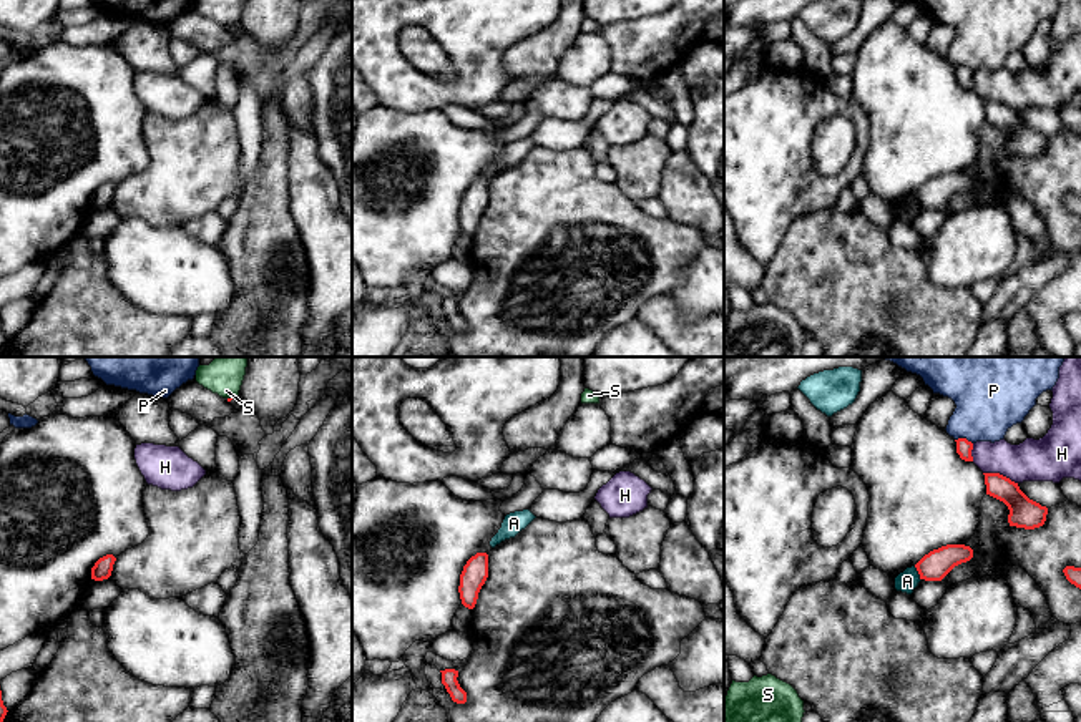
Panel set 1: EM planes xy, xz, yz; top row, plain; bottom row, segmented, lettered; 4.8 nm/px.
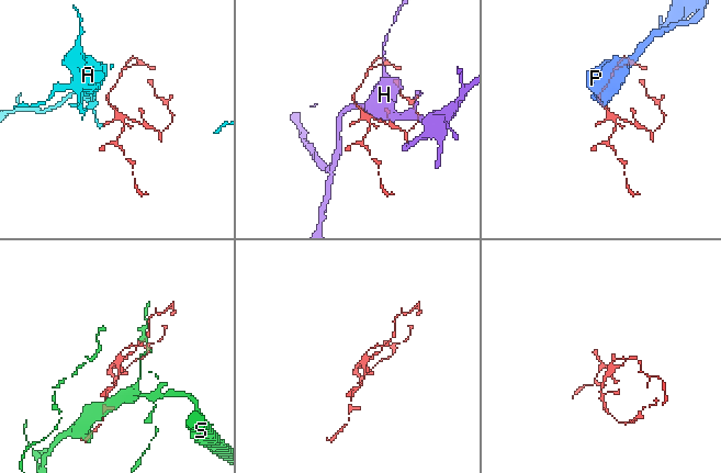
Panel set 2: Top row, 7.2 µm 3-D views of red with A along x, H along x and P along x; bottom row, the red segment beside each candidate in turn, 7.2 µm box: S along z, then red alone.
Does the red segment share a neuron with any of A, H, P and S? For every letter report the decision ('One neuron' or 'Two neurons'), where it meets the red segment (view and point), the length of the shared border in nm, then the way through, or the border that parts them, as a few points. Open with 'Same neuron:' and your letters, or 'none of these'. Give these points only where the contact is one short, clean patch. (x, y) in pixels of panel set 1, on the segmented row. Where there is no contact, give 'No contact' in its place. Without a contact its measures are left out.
Same neuron: none of these
A: Two neurons. Touches red at yz (919, 573). Shared border 80 nm. Boundary: yz (914, 566), (920, 580)
H: Two neurons. Touches red at yz (998, 473). Shared border 180 nm
P: Two neurons. Touches red at yz (963, 439). Shared border 90 nm
S: Two neurons. Touches red at xy (231, 397). Shared border 40 nm. Boundary: xy (234, 395), (228, 399)

